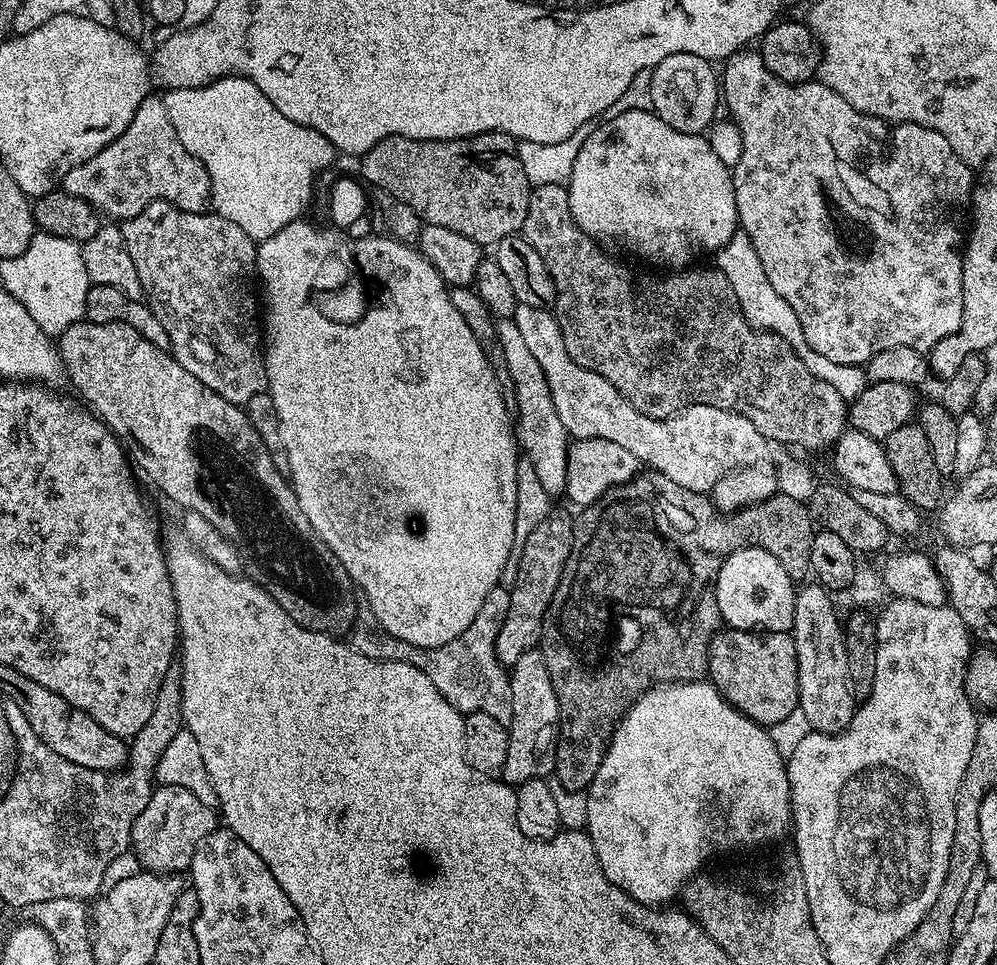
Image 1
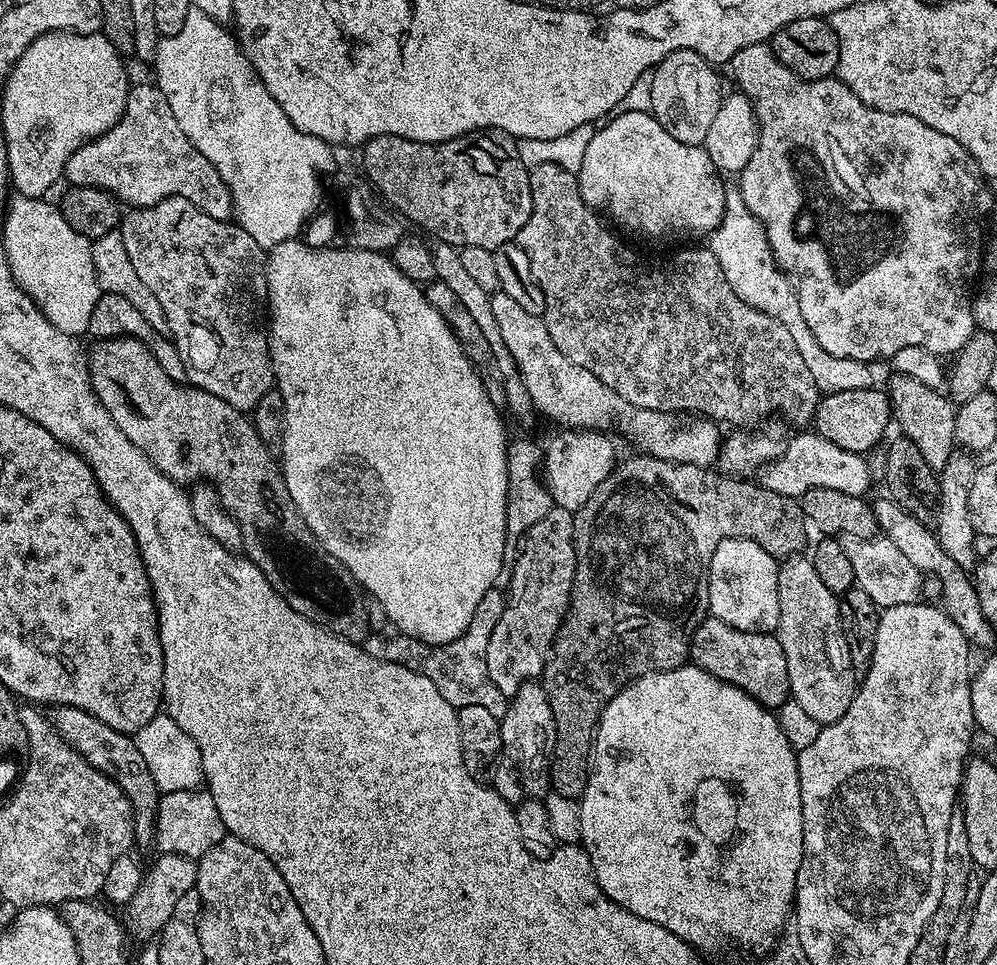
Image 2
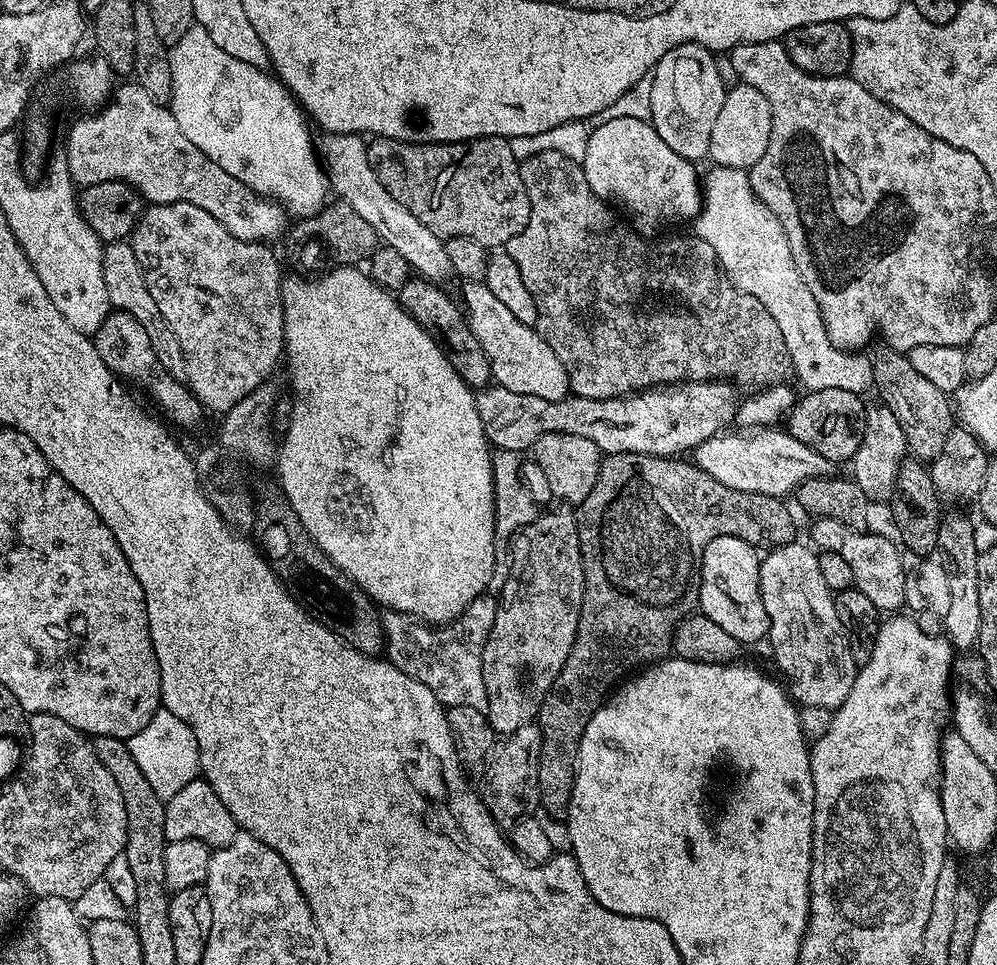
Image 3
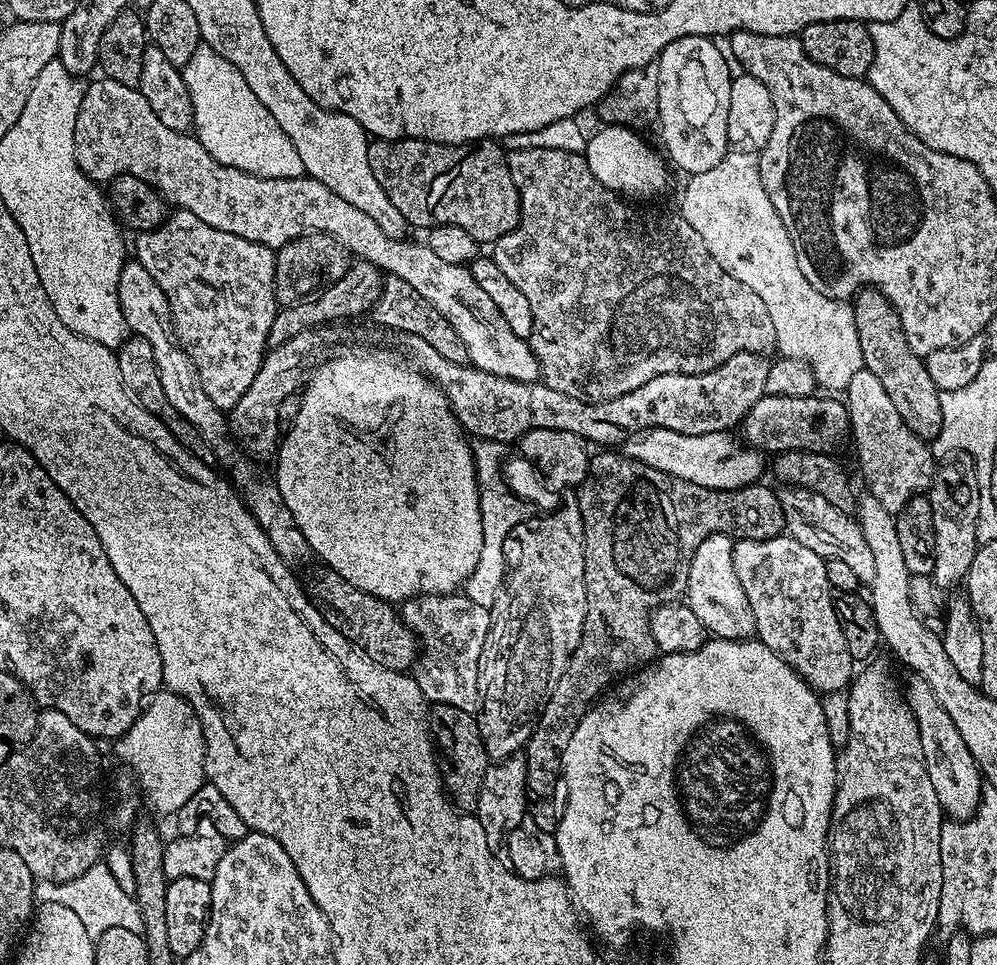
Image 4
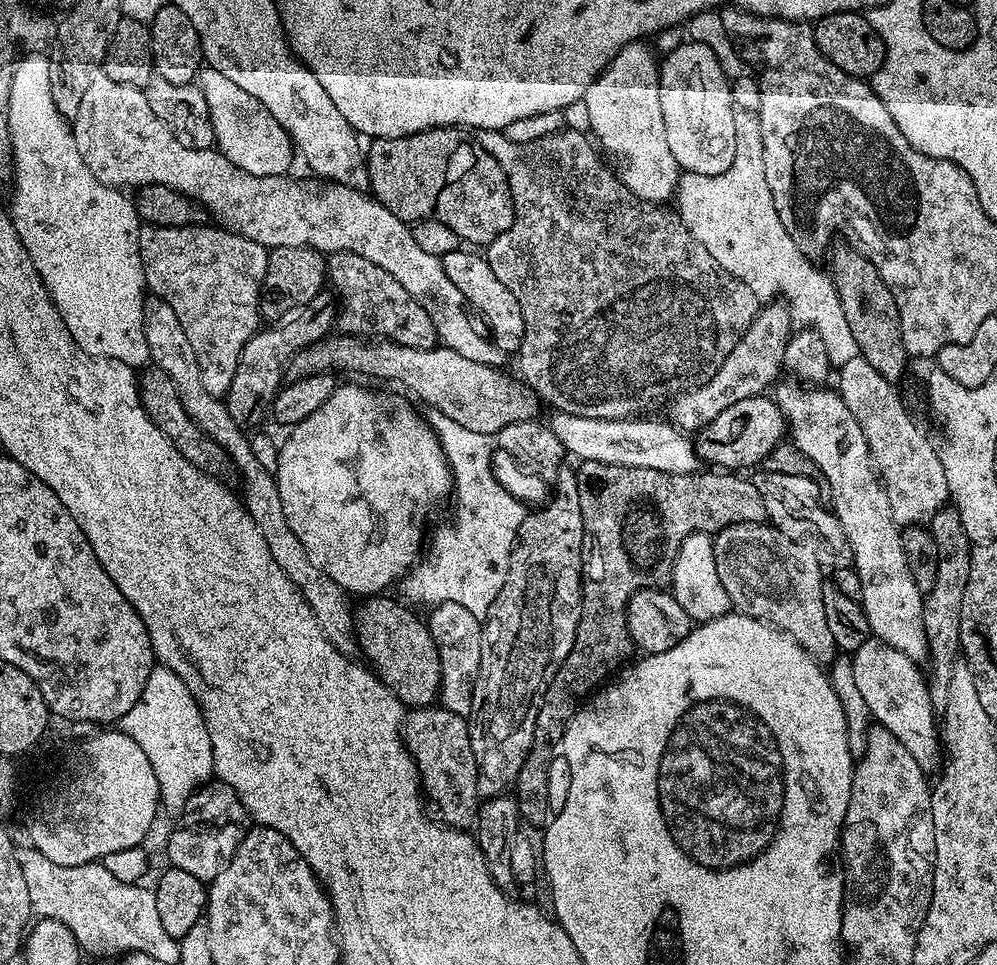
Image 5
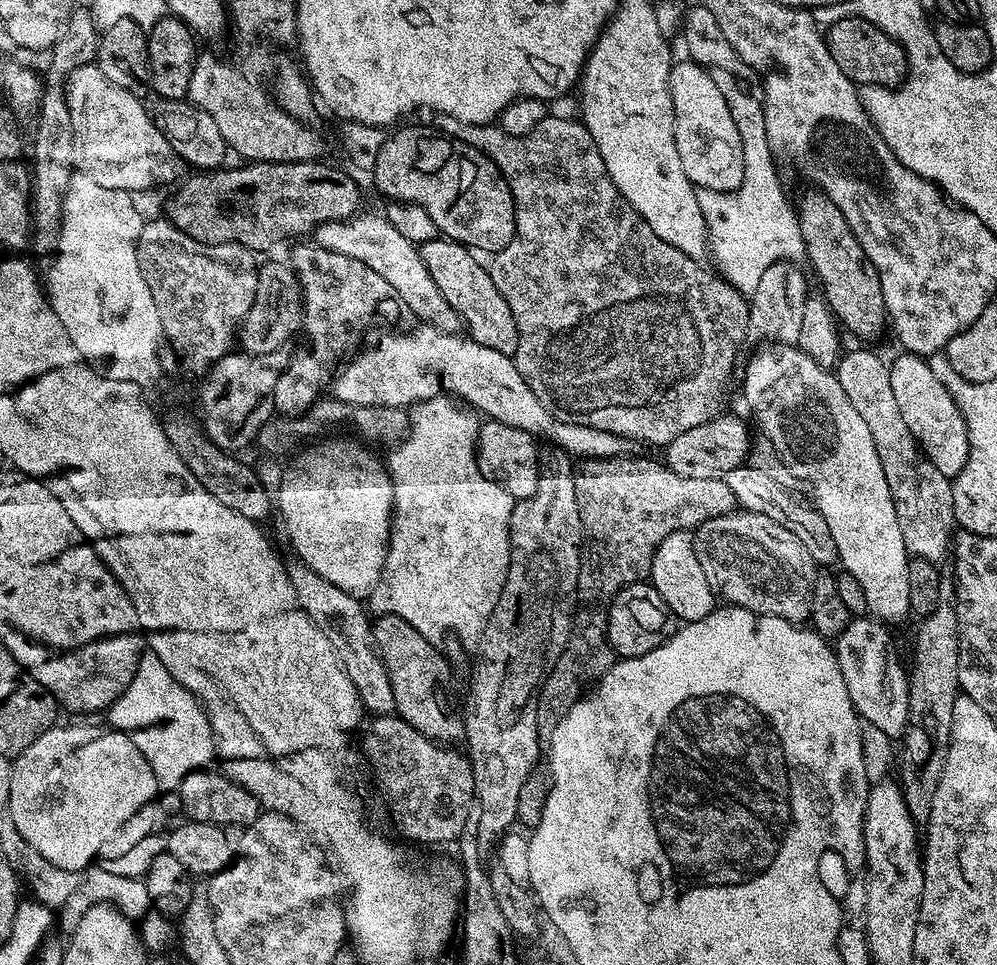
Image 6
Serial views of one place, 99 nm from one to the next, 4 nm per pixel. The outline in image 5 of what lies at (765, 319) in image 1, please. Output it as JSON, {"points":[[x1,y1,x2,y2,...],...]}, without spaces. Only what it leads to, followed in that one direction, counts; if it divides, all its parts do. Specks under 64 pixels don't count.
{"points":[[744,114,737,119,734,162,728,172,707,176,681,171,674,204,686,230,706,246,710,258,722,270,750,286,761,302,779,298,788,305,793,321,801,329,817,332,832,366,850,362,850,358,858,355,854,334,850,334,846,314,842,314,842,302,838,302,831,275,819,272,817,265,794,246,794,238,786,234,786,226,782,226,782,218,774,210,774,198,766,182,759,115]]}

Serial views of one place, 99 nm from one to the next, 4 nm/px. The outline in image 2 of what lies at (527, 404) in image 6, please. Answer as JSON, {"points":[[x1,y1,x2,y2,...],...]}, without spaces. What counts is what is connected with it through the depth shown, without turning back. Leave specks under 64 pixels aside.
{"points":[[800,430,795,435,796,437,787,441,785,453,759,473,759,483,766,490,774,490,793,498,803,498,808,491,818,487,854,496,865,495,872,484,872,468,864,461,867,459,861,453,834,446,834,442,822,438,815,430]]}

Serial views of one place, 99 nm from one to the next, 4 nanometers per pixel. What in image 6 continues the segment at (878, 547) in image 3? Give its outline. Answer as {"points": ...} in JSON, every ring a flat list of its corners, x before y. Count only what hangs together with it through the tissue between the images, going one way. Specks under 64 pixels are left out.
{"points":[[741,466,730,470,724,473,722,478,726,486,730,486,730,494,734,494,737,505,743,511,766,514,766,518,778,522,778,526,790,530,790,534,798,538,798,542,802,542,806,550,810,550,817,565,832,566,828,564,837,563,836,543,834,537,830,535,830,526,826,526,826,518,822,518,819,510,807,499,799,500,791,492,791,487,779,484,766,470,754,469,751,466]]}

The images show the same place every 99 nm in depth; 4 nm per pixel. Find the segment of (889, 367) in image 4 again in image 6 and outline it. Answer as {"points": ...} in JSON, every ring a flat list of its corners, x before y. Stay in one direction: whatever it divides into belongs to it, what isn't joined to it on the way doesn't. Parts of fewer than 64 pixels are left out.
{"points":[[812,190,809,193,809,196,798,204,798,215,806,260,812,263,812,268,824,287,822,299,831,308,837,321,851,335,857,336,861,342,876,340,883,334,884,328,886,332,886,325,889,323,878,270,870,262,870,258,866,258,866,250,862,250,842,210,838,210,838,206,834,206,834,202,830,202,824,192]]}

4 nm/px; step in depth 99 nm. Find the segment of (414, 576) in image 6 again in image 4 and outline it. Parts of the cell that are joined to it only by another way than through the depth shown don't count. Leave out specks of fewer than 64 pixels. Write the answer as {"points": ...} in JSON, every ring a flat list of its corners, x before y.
{"points":[[476,440,472,444,472,461,476,467,476,485,478,486,478,502,480,503,480,514,482,516,482,554,478,554,478,566,468,575,468,579,462,585,463,595,470,597,478,606,486,606,491,609,492,603,498,598,500,588,504,584,504,573,508,570,506,554,504,553,504,543,514,530,523,520,527,520,530,515,528,504,504,481,504,459,510,451,509,445,498,442,497,440]]}

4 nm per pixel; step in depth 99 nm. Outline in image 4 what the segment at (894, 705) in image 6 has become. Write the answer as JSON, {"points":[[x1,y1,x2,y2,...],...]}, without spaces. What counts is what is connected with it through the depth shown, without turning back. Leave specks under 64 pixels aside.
{"points":[[913,675,911,679,908,692,906,688,906,703,918,726,926,774,930,774,934,794,938,794,941,809,951,819,969,820,980,804,981,770,974,762,970,750,966,750,966,742,962,742,962,734,958,734,958,726,950,722,950,714,946,714,938,698,934,698,934,690,930,690,930,686,921,676]]}

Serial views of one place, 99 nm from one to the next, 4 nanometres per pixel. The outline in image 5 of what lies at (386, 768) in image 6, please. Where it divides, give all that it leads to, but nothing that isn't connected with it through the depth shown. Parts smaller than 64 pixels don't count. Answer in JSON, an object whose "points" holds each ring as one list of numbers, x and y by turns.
{"points":[[439,706,413,708,405,715,403,734,420,772,422,796,431,815,449,828,467,829,482,803,479,796,482,777,470,746,467,719]]}

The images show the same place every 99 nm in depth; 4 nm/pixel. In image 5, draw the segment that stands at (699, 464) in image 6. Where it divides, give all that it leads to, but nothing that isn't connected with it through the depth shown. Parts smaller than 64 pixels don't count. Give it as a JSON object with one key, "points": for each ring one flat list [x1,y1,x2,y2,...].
{"points":[[761,394,742,398,742,402,734,402,727,410,722,410,714,422,701,428,694,436,694,447,697,457,704,460,705,465,715,466,720,470,755,469,764,462,768,455,778,447,786,436,786,425,782,410,776,405,771,395]]}

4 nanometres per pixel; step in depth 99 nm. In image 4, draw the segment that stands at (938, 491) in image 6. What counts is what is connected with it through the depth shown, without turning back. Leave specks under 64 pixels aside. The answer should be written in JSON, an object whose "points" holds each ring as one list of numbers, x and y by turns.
{"points":[[862,371,854,374,850,386,846,390,846,403,848,405,848,422,850,425,850,440,856,443,856,460,860,463,860,472,864,475,864,480,868,483,867,491,890,513,901,512,916,496,927,493,932,486,934,475,934,453,925,441,921,440,906,422,902,422,902,414,898,414,898,409,894,406,894,401,890,394,886,394,886,389,882,387,882,382,874,378,870,371]]}

